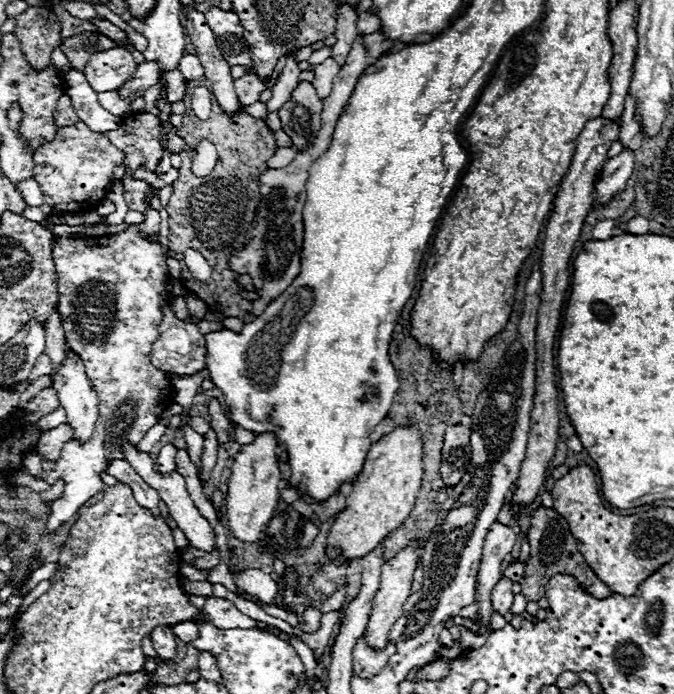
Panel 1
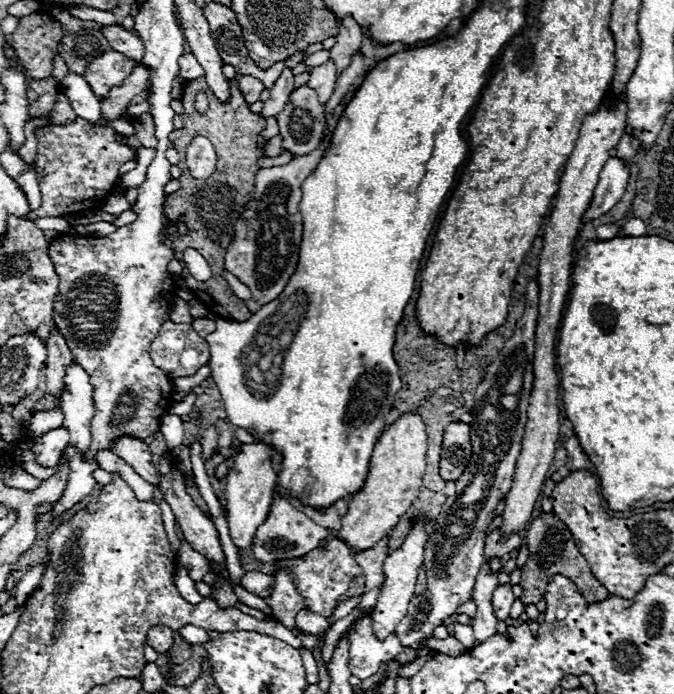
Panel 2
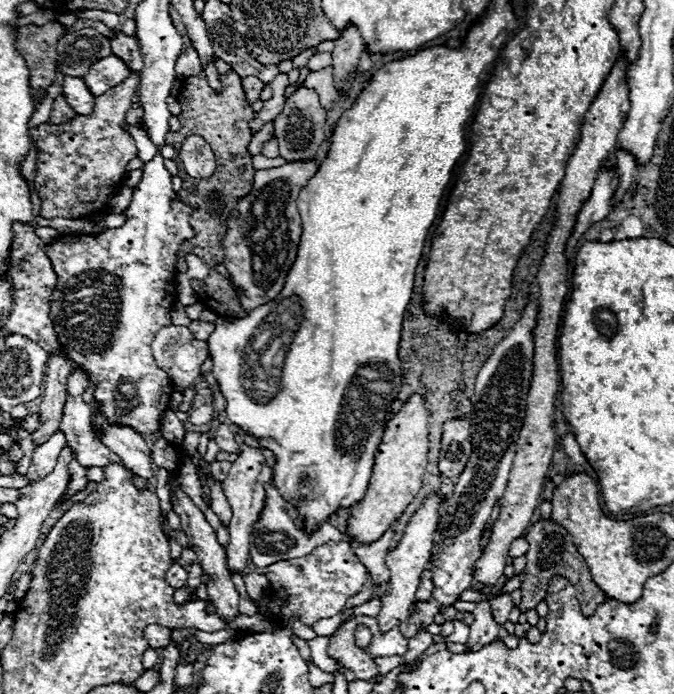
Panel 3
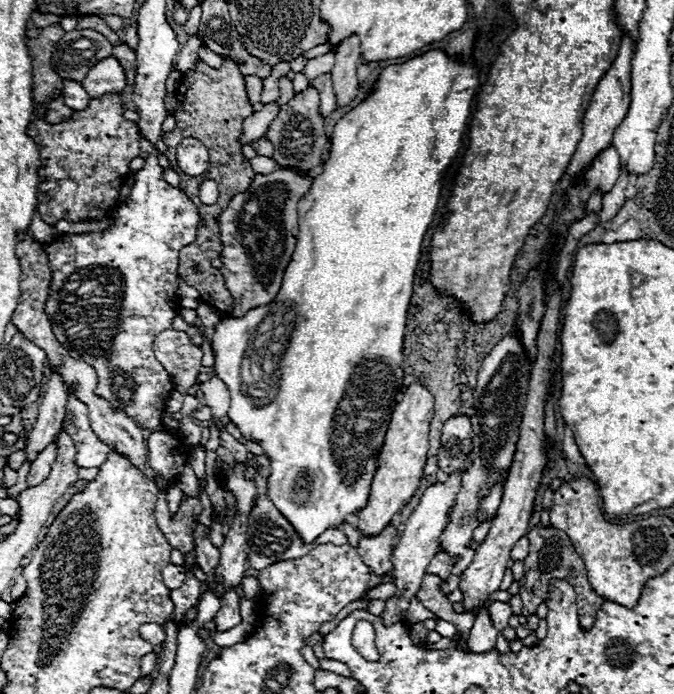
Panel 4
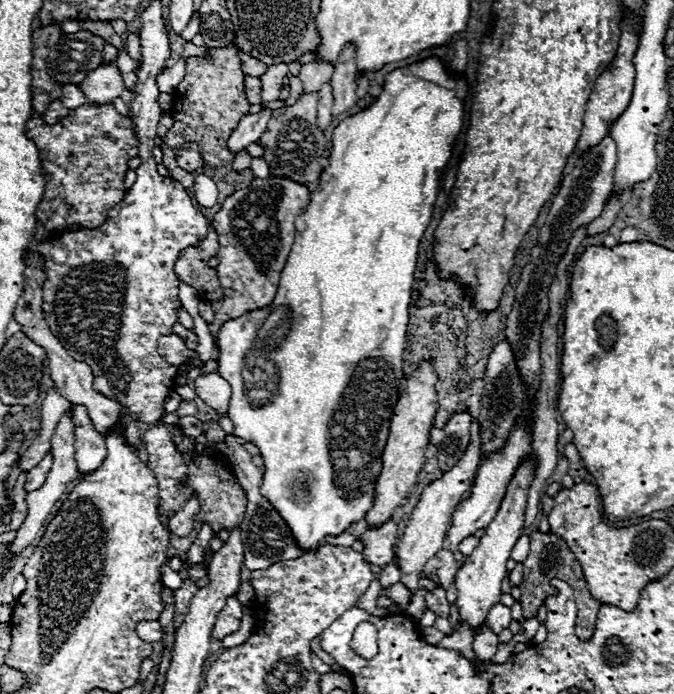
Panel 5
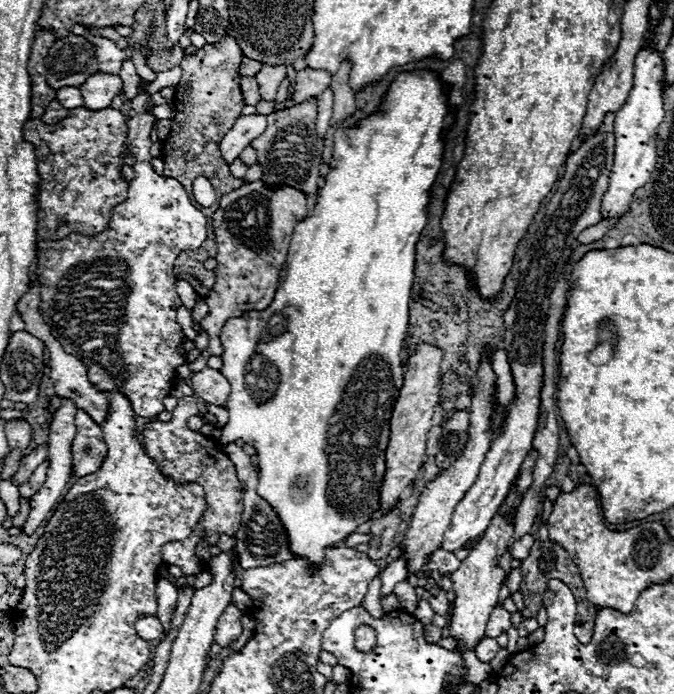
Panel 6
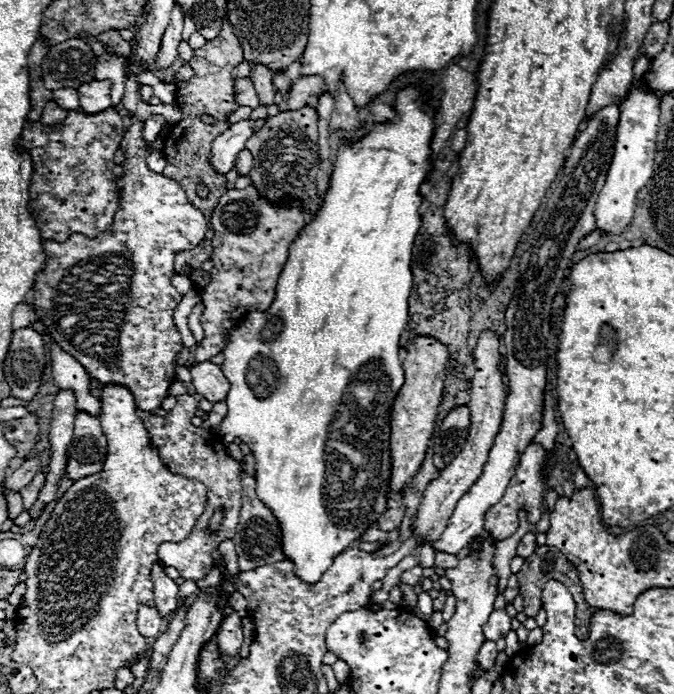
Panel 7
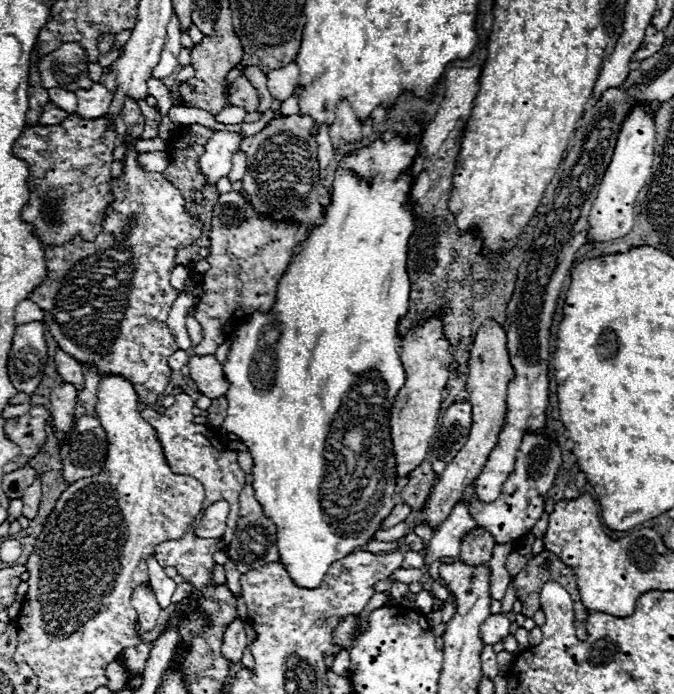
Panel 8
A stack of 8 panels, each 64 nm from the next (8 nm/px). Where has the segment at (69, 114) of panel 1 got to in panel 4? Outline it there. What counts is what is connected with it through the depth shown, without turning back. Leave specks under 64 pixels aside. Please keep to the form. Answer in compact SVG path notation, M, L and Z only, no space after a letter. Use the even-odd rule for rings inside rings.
M58 96L58 98L54 98L54 100L48 104L48 112L46 112L46 118L44 118L44 120L46 120L48 124L58 124L58 122L70 118L70 114L72 114L72 110L64 104L64 98Z

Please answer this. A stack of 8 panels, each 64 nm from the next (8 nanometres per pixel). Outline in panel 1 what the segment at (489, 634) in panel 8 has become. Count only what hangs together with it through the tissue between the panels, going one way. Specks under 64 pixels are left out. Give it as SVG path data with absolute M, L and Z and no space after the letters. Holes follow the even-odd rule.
M500 578L498 580L498 586L494 586L494 590L492 590L492 596L490 596L492 600L492 608L496 610L496 612L500 612L500 614L506 614L508 610L510 610L510 606L512 606L512 600L514 600L514 594L512 594L512 580L508 580L508 578Z

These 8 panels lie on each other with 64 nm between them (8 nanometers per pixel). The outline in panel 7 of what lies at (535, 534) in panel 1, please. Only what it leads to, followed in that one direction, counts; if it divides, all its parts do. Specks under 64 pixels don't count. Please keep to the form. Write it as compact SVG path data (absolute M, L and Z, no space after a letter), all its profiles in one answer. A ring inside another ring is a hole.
M536 546L534 554L530 558L524 560L524 566L522 570L518 572L518 582L520 582L520 596L524 598L524 614L528 618L534 618L538 614L538 610L542 608L542 584L546 584L548 580L558 580L562 582L570 592L572 592L572 598L576 602L578 608L586 608L586 622L576 622L576 636L580 640L586 640L588 638L588 622L592 618L592 614L596 612L596 608L592 608L586 600L584 600L584 590L582 590L582 584L580 584L580 578L578 578L578 570L564 558L564 554L554 548L554 546Z

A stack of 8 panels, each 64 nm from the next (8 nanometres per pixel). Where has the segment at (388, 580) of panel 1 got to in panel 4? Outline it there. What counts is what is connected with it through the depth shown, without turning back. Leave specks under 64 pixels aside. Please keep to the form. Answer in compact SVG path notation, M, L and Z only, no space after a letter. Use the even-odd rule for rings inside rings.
M462 472L450 474L444 484L438 482L434 486L430 486L424 492L424 496L420 498L420 504L416 506L414 514L410 514L410 520L406 522L406 528L404 528L400 540L398 540L398 546L394 548L394 554L390 554L392 568L394 568L392 574L394 574L394 584L396 584L396 596L386 600L384 612L380 614L382 624L392 626L394 622L406 620L408 604L416 596L416 592L420 590L426 568L428 568L430 560L436 556L436 552L438 552L438 536L442 534L442 530L444 530L444 526L448 522L448 512L452 510L452 504L454 504L454 498L456 498L458 490L460 490L460 484L462 484Z

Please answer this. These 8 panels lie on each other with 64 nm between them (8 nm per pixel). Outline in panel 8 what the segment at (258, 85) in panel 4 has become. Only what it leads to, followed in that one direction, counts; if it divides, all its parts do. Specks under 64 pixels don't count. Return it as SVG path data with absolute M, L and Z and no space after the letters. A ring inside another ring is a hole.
M240 76L240 78L234 80L234 84L230 88L230 104L232 106L242 106L248 112L256 112L258 110L258 92L250 84L248 78Z

